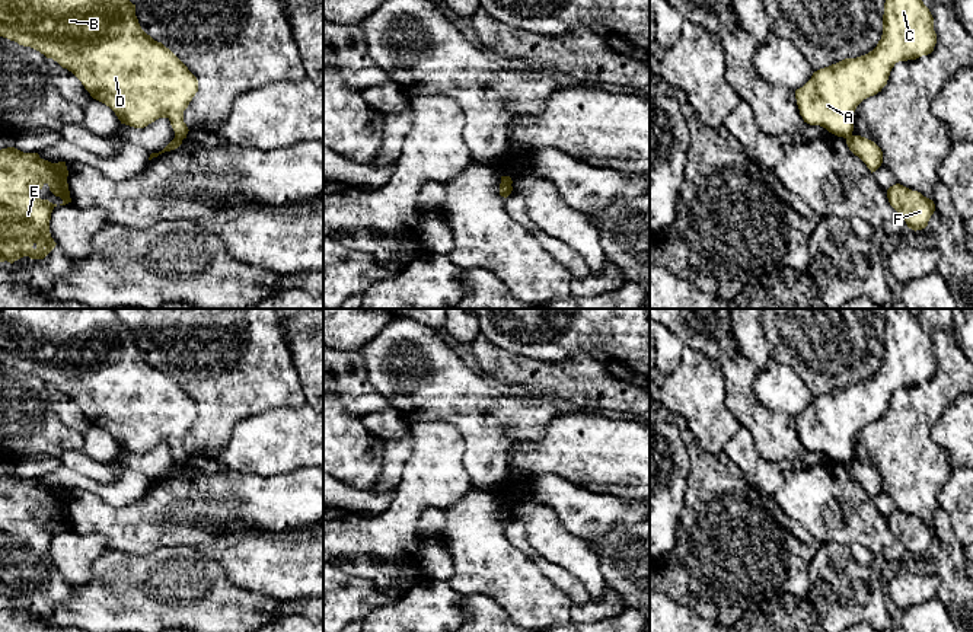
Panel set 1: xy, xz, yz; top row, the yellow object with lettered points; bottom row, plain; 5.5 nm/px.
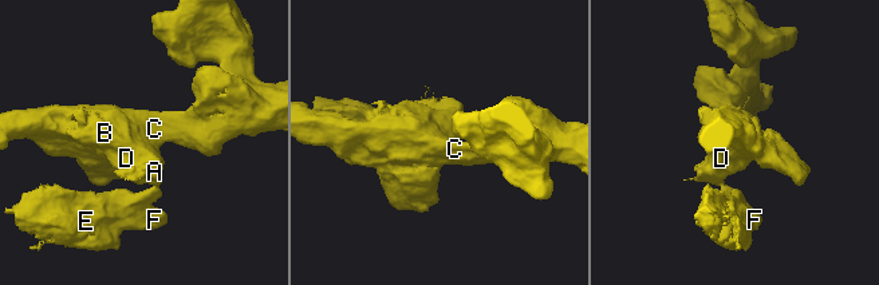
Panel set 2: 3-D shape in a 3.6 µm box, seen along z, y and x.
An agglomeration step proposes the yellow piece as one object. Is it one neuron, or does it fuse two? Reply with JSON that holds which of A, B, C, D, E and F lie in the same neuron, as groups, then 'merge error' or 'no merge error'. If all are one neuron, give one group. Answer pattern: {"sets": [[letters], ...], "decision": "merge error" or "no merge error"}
{"sets": [["A", "B", "C", "D"], ["E", "F"]], "decision": "merge error"}

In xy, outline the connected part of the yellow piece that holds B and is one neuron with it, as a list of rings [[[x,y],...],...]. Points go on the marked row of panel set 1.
[[[0,0],[0,36],[31,47],[71,71],[93,99],[115,112],[121,124],[144,128],[168,118],[175,137],[186,138],[189,130],[184,111],[198,92],[198,80],[169,48],[141,29],[135,4],[130,0]]]

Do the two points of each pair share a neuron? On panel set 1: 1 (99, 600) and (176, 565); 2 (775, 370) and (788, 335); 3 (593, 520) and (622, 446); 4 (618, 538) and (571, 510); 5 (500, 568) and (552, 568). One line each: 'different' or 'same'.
1: same
2: different
3: different
4: different
5: different

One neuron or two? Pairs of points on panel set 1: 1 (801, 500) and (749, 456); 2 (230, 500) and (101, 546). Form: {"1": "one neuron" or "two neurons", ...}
{"1": "two neurons", "2": "two neurons"}

